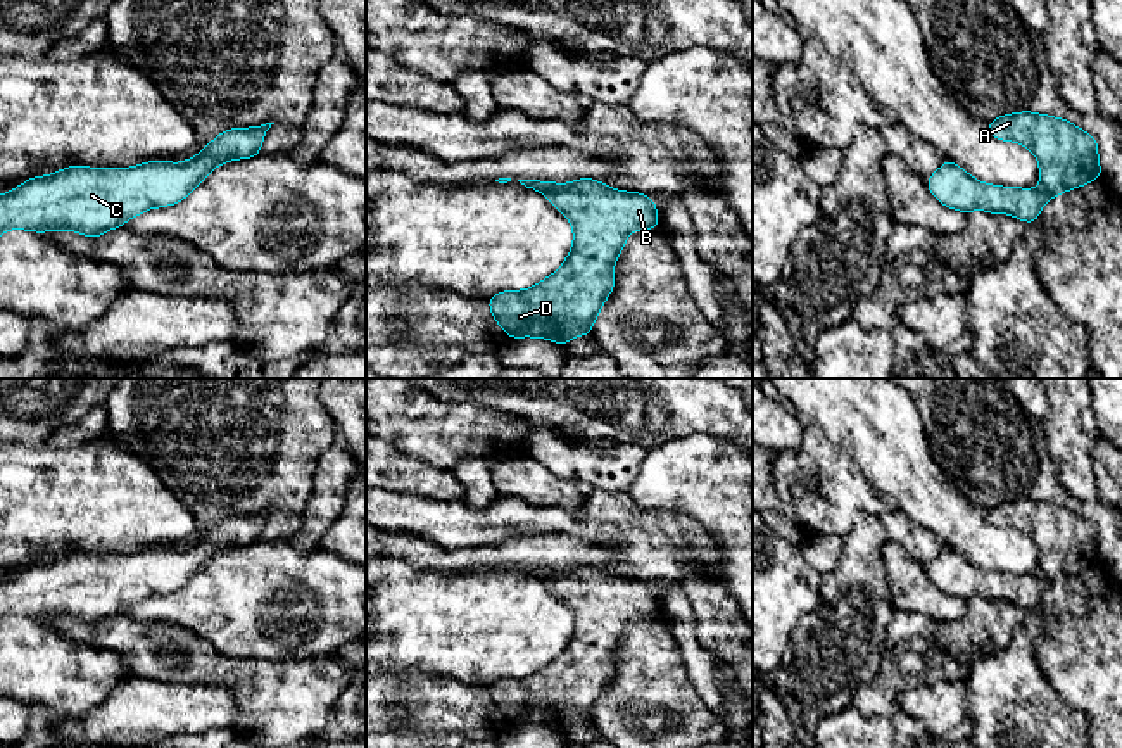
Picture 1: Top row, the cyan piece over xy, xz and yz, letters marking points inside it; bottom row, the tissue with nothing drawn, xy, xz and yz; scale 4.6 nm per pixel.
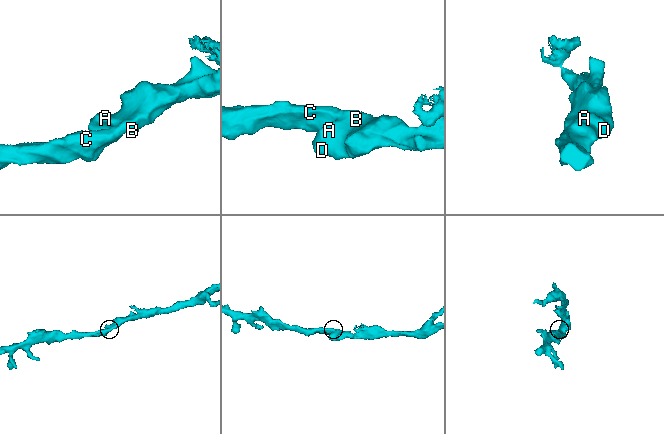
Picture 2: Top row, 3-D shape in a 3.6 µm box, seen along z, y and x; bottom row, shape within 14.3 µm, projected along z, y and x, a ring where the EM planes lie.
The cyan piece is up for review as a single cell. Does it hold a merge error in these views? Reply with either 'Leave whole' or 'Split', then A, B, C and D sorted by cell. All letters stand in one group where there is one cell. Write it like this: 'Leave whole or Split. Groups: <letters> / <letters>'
Leave whole. Groups: A B C D

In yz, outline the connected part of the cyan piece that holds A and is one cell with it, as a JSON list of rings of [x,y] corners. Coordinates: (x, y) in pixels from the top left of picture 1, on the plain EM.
[[[1022,498],[986,511],[996,527],[1027,534],[1039,549],[1041,575],[987,572],[951,548],[927,565],[930,580],[948,596],[1005,599],[1032,612],[1043,593],[1070,575],[1101,567],[1096,525],[1062,504]]]

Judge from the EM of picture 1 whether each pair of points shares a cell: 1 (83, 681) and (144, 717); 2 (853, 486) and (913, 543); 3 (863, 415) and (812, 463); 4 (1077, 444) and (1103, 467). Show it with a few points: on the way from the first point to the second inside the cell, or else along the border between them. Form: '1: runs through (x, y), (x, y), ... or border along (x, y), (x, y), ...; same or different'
1: border along (130, 674), (99, 705), (75, 719); different
2: border along (896, 508), (881, 513), (858, 513), (848, 534); different
3: border along (812, 420), (862, 472); different
4: border along (1098, 436), (1093, 446), (1096, 496); different

